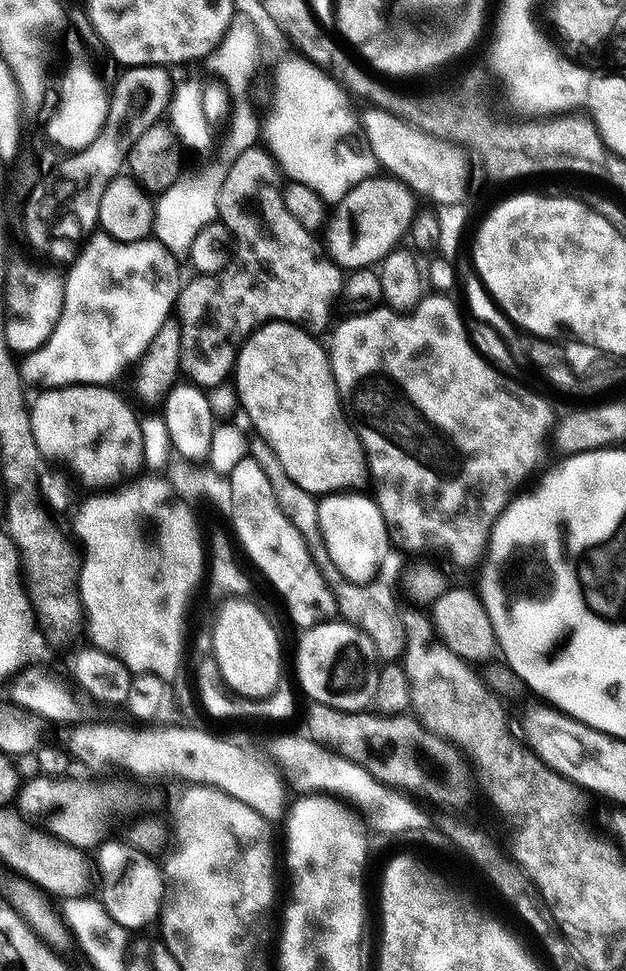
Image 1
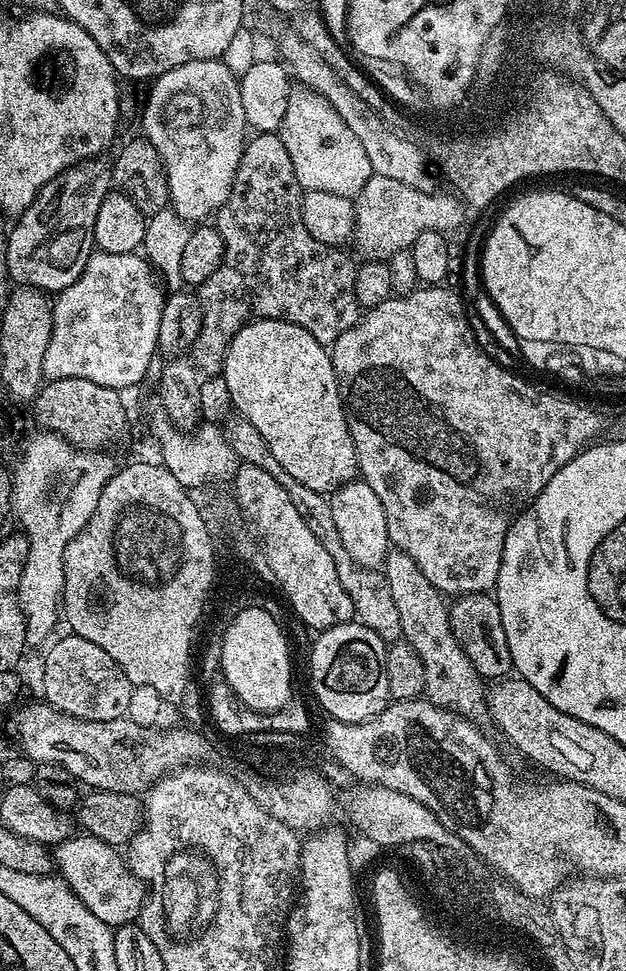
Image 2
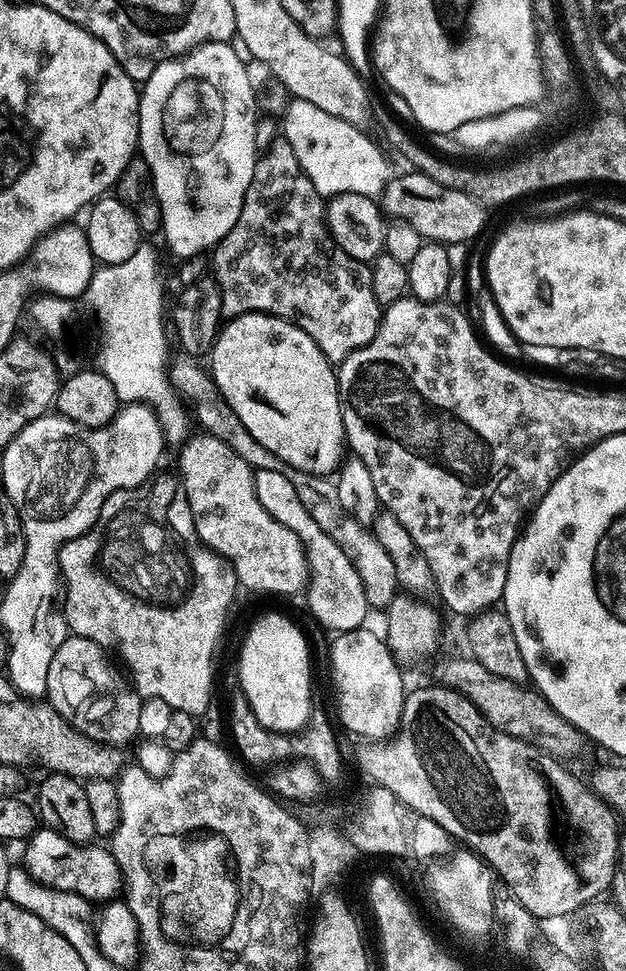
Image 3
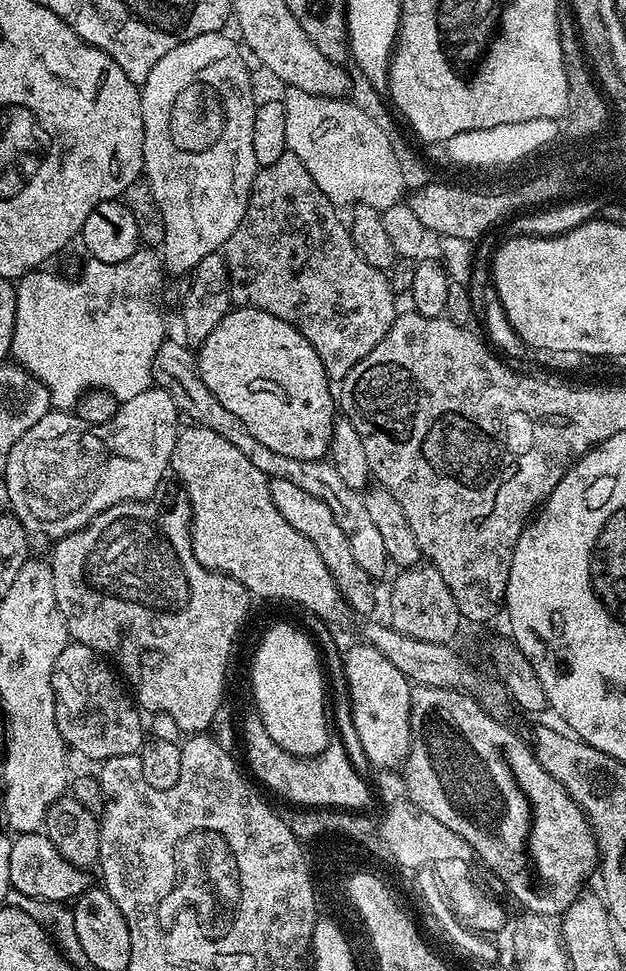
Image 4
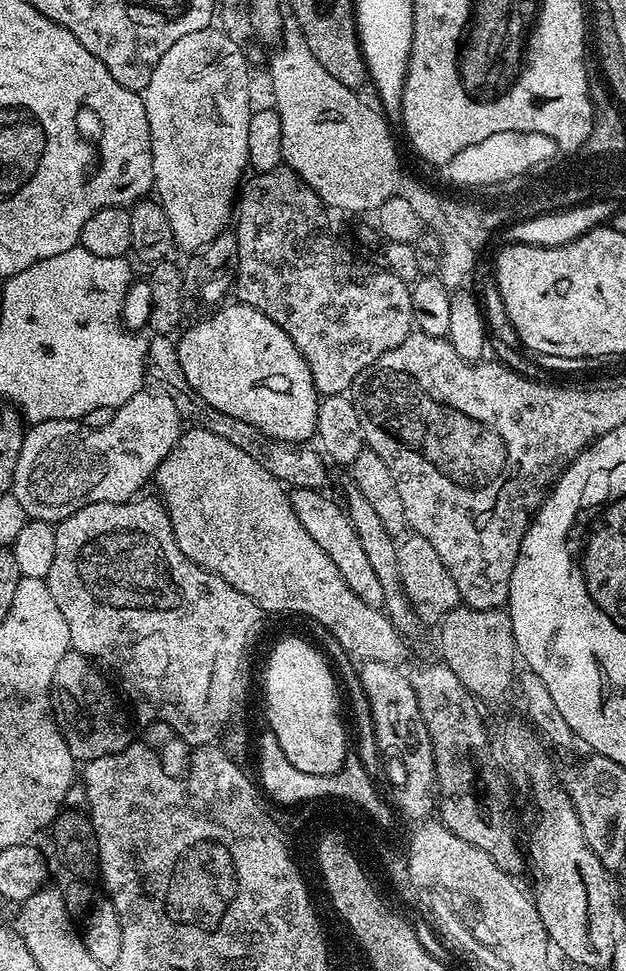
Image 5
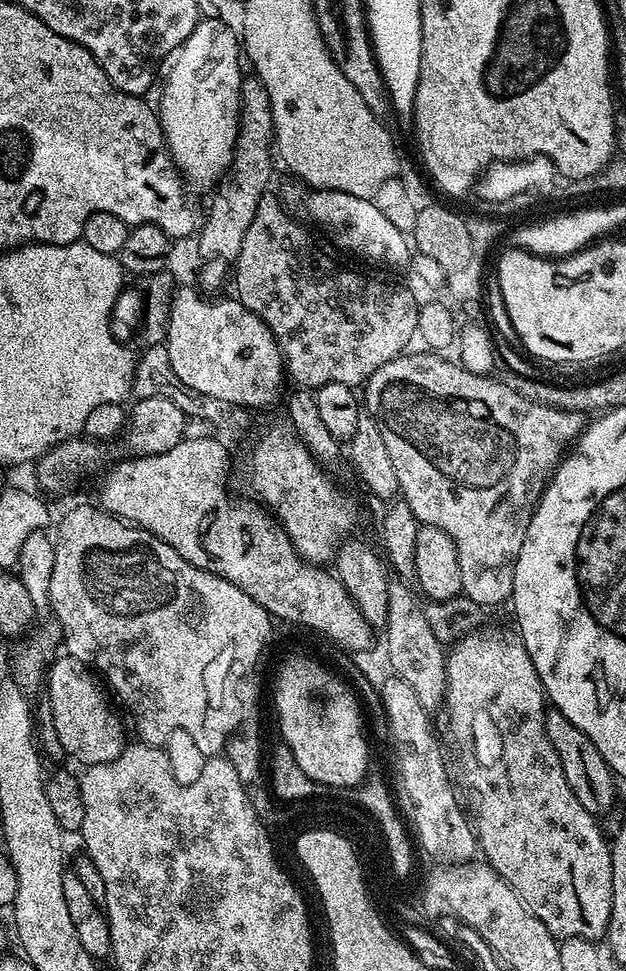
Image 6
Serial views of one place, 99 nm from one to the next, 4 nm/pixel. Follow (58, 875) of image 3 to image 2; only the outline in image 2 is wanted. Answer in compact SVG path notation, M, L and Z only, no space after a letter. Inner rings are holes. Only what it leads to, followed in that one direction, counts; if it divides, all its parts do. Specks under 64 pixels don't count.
M73 834L67 840L63 840L54 848L54 868L60 879L67 882L72 893L81 900L102 922L113 926L133 923L139 917L141 908L146 899L146 884L131 868L128 861L117 849L111 848L106 842L87 834Z

